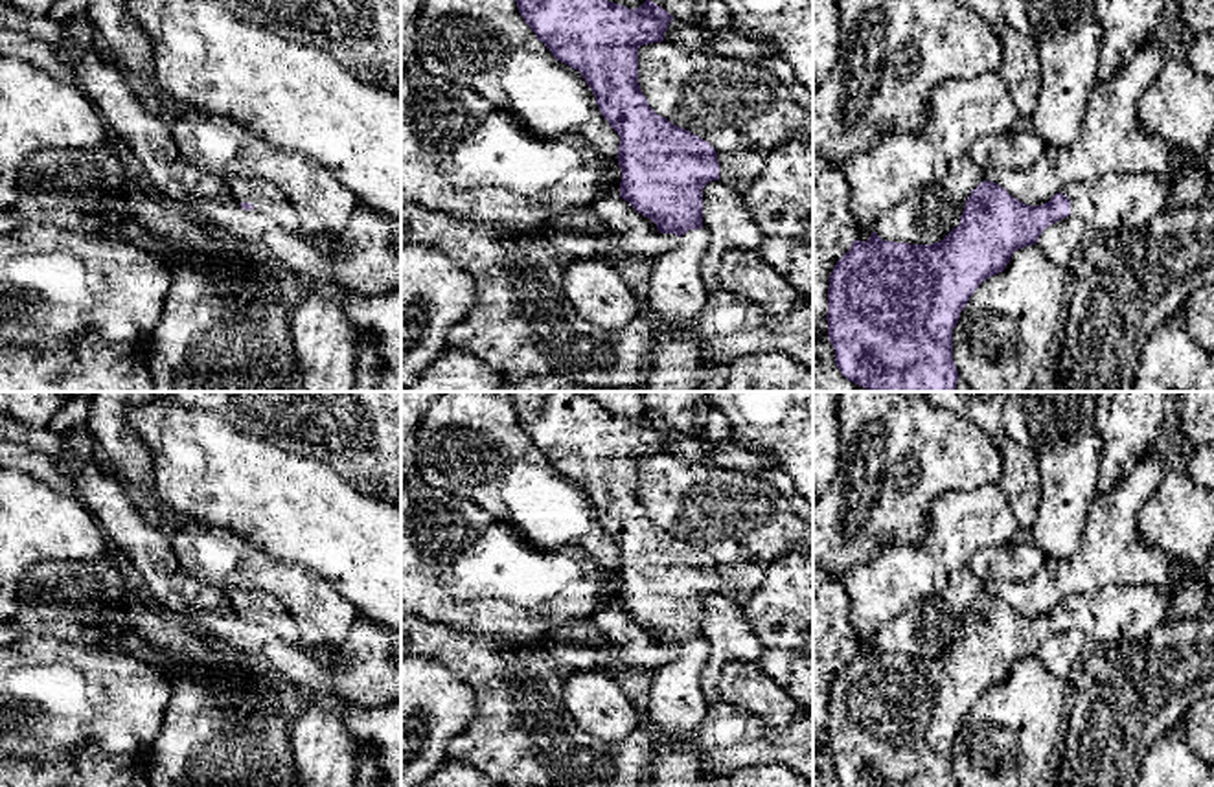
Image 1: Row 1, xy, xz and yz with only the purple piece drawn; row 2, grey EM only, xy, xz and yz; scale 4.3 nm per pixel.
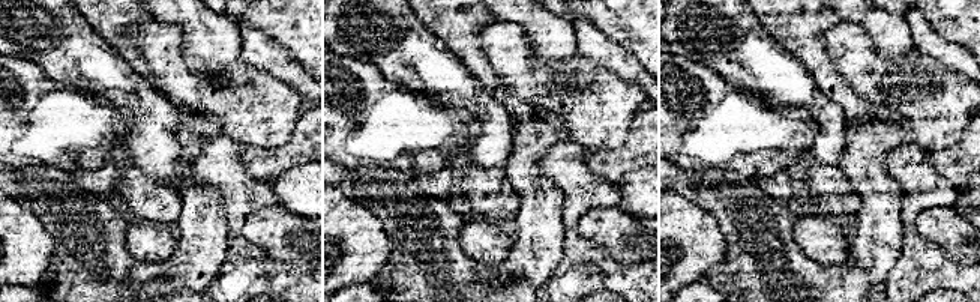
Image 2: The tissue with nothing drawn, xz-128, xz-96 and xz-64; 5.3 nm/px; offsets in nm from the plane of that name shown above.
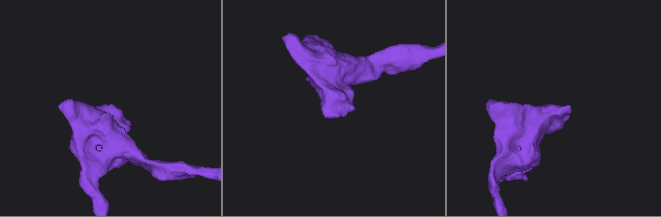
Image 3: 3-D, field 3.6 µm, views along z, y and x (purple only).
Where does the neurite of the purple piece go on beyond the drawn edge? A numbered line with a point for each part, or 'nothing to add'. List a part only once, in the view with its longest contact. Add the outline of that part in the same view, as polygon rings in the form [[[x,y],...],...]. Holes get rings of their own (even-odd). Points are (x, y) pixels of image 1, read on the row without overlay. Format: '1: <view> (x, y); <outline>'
1: yz (1121, 613); [[[1111,585],[1069,596],[1059,605],[1071,612],[1071,627],[1061,633],[1120,645],[1142,640],[1166,623],[1172,594],[1153,585]]]

